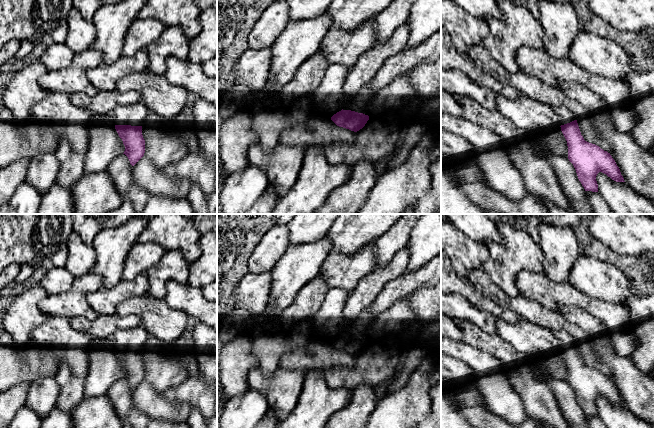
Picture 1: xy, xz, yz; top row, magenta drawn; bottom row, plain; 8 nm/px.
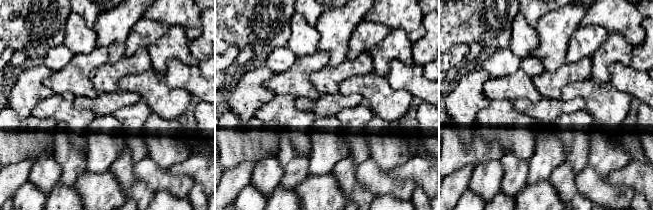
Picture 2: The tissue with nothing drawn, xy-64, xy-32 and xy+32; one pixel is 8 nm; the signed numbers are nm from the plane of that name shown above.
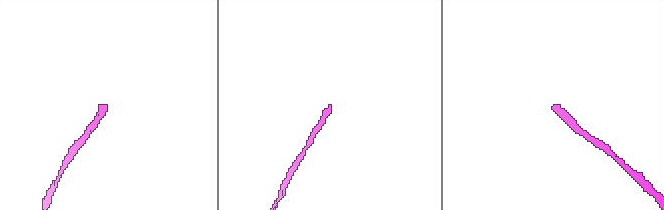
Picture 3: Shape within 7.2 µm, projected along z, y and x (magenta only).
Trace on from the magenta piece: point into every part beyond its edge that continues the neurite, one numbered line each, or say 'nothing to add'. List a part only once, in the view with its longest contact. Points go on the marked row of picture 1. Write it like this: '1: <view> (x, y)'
1: xy (135, 114)

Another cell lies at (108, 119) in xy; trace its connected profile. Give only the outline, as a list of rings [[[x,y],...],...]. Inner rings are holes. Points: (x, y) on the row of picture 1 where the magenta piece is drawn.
[[[111,113],[92,116],[88,125],[89,146],[85,153],[84,175],[105,171],[117,156],[124,153],[125,146],[116,125]]]

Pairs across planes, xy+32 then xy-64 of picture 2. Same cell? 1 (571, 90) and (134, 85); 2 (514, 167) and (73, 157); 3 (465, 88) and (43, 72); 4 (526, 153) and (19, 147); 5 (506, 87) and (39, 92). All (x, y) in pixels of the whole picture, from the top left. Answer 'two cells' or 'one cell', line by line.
1: one cell
2: one cell
3: one cell
4: two cells
5: two cells

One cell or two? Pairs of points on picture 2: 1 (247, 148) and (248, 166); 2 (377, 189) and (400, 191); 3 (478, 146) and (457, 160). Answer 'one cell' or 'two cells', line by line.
1: two cells
2: one cell
3: one cell

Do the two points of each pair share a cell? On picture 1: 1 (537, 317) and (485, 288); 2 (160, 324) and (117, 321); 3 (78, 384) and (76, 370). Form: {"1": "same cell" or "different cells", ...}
{"1": "same cell", "2": "different cells", "3": "different cells"}

